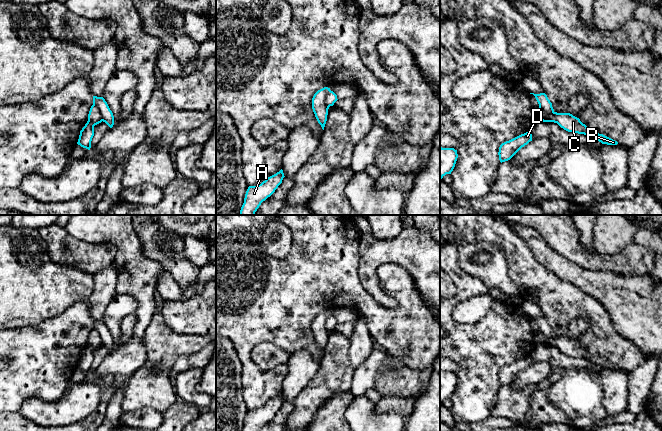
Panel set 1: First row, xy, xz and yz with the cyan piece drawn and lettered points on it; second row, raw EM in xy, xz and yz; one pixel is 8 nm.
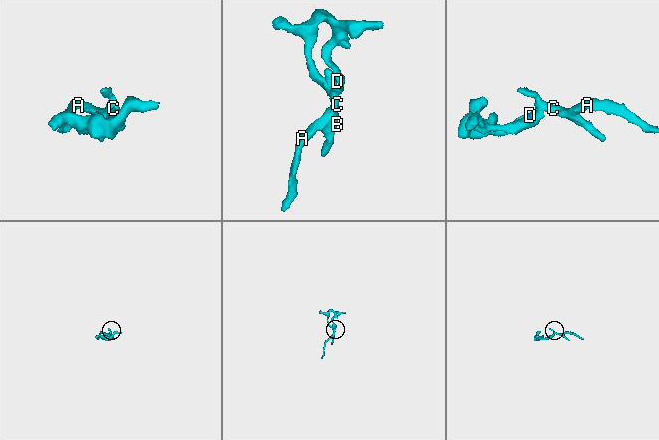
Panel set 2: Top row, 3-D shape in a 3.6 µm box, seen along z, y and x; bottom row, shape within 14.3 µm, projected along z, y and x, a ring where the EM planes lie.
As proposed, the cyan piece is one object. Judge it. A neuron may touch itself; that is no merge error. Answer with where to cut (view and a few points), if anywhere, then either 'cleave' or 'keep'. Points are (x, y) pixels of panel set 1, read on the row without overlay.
cut in xy along (93, 328), (98, 332), (102, 344); cleave

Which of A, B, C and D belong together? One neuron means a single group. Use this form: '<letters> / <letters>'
A B C / D

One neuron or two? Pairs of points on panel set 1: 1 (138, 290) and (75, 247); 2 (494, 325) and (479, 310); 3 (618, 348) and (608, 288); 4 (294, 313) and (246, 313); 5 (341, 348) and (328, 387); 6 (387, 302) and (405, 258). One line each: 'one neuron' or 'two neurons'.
1: two neurons
2: two neurons
3: two neurons
4: one neuron
5: one neuron
6: one neuron

